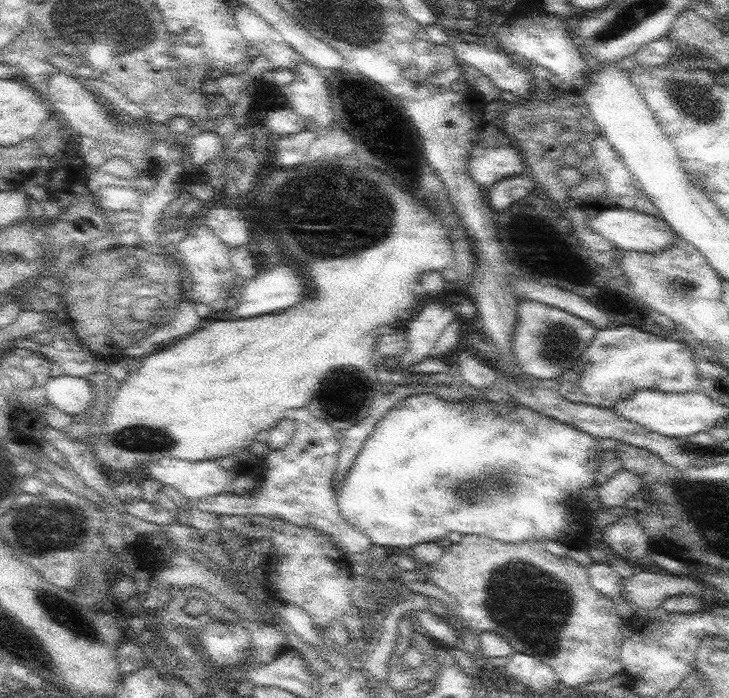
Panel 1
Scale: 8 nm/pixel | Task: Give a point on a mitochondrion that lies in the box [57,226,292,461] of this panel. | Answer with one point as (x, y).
(137, 438)

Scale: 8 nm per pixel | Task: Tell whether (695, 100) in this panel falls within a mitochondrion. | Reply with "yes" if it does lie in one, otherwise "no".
yes

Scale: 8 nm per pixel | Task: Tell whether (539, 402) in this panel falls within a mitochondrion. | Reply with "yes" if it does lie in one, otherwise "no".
no

